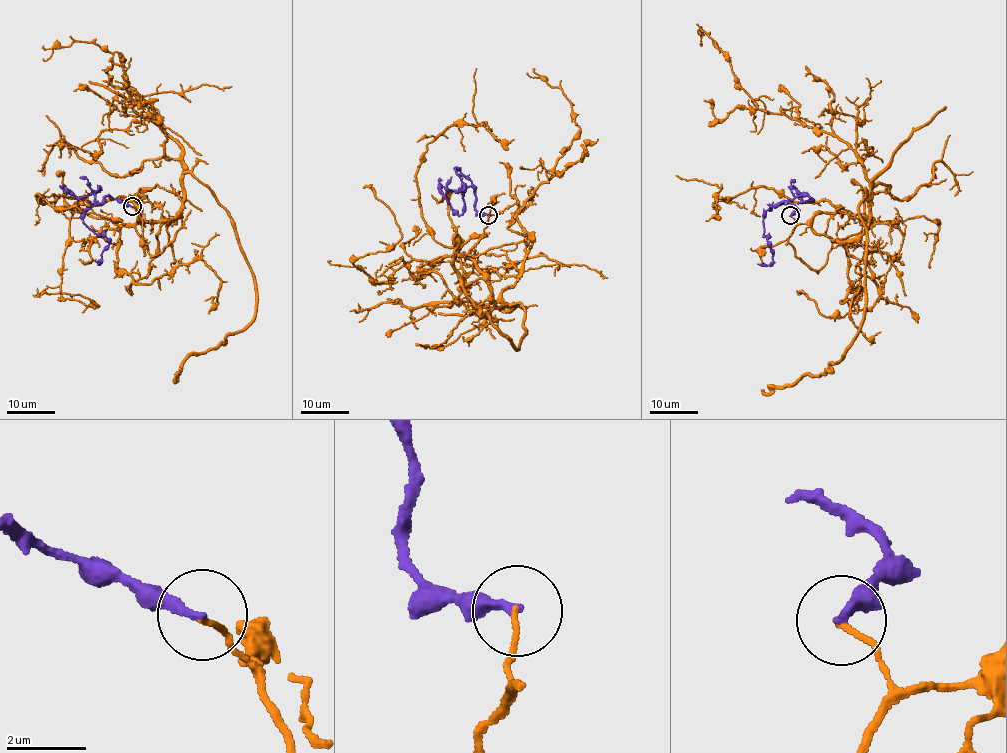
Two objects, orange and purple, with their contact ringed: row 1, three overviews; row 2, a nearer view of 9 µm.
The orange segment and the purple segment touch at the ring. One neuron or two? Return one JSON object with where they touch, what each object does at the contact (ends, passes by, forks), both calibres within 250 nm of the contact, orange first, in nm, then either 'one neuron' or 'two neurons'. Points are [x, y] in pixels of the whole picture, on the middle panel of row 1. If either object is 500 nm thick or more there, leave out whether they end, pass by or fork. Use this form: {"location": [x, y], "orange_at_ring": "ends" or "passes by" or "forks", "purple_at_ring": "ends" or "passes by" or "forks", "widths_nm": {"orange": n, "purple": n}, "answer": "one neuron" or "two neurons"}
{"location": [488, 215], "orange_at_ring": "ends", "purple_at_ring": "ends", "widths_nm": {"orange": 110, "purple": 220}, "answer": "two neurons"}

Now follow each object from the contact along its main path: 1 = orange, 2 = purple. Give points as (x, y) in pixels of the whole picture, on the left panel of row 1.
1: (132, 206), (137, 221), (179, 212), (182, 165), (160, 124), (124, 114), (117, 53), (75, 41), (42, 58)
2: (132, 206), (107, 195), (85, 211), (84, 224), (107, 239), (99, 263)

